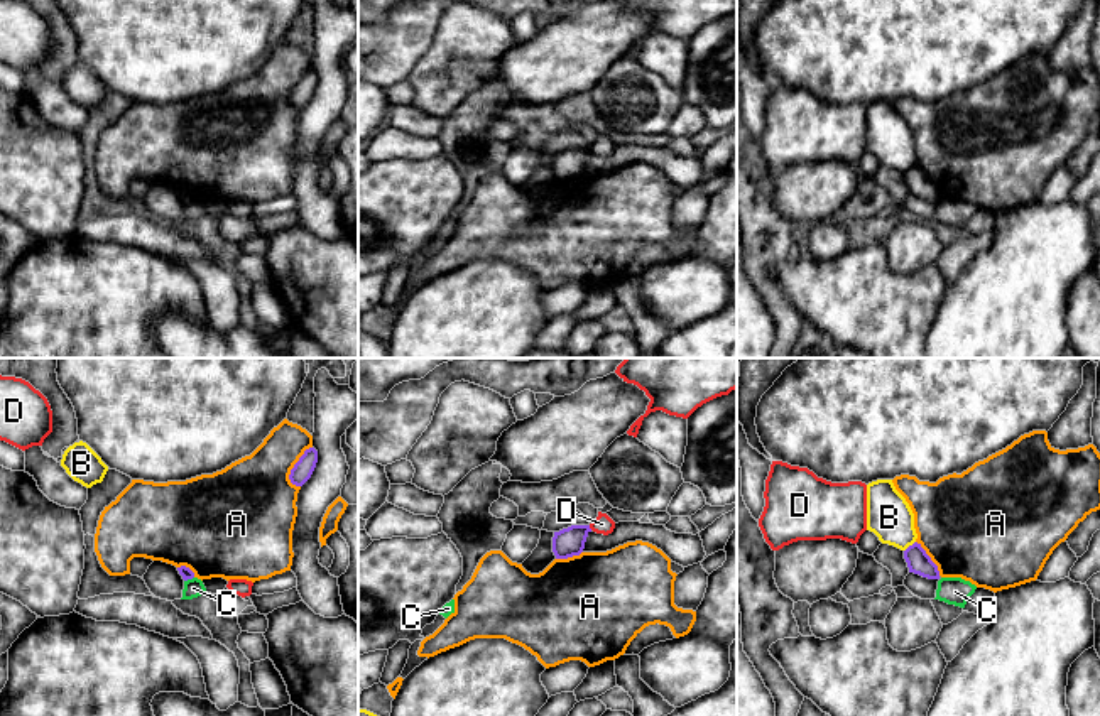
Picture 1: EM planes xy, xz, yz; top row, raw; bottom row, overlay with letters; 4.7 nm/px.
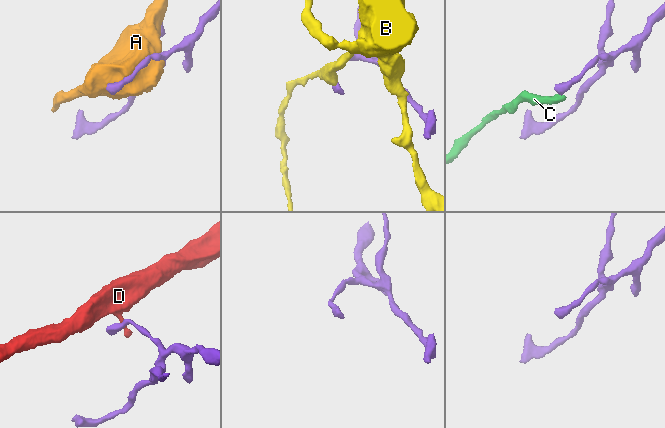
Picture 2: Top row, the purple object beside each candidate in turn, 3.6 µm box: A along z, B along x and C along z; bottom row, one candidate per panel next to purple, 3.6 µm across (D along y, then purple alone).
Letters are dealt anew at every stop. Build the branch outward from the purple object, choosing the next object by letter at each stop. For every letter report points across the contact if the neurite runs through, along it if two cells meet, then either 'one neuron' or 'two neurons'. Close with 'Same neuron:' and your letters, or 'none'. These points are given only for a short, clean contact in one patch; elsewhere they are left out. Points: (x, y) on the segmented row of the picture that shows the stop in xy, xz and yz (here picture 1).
A: two neurons
B: border yz (914, 541), (904, 551); two neurons
C: border xy (193, 576), (185, 581); two neurons
D: border xz (588, 526), (592, 529); two neurons
Same neuron: none

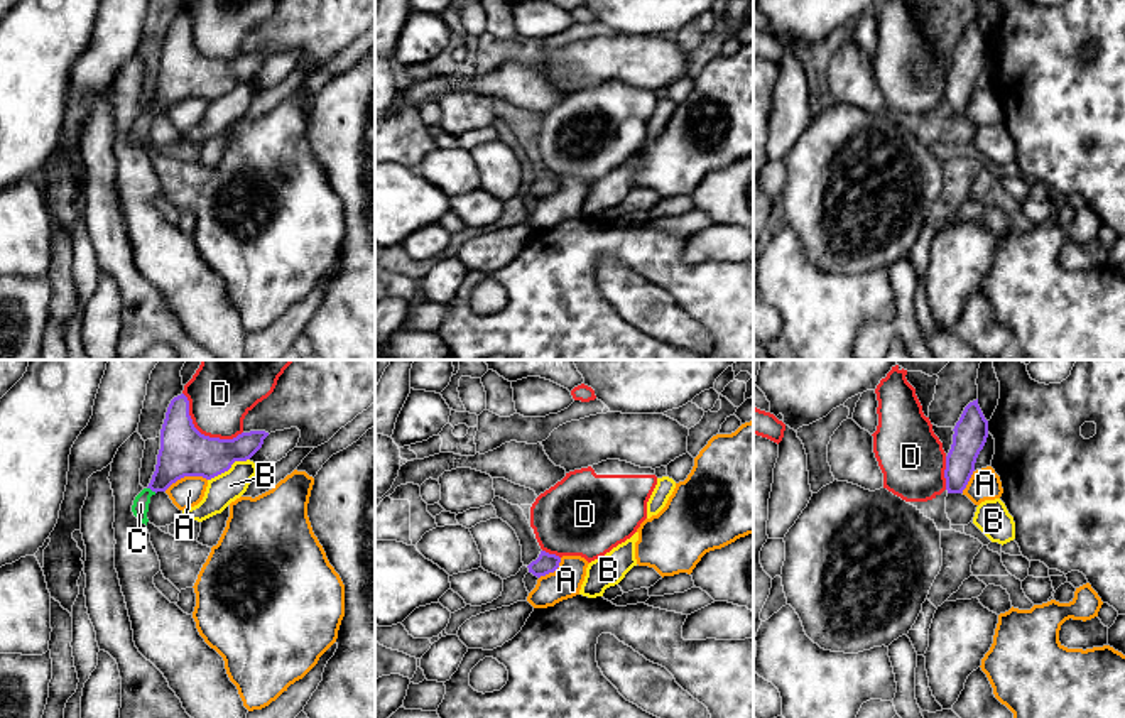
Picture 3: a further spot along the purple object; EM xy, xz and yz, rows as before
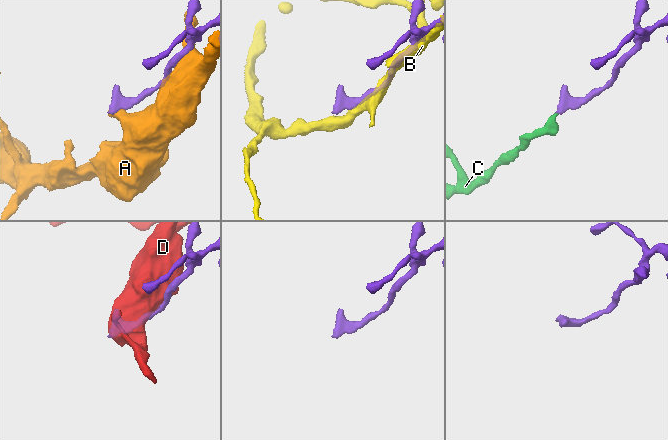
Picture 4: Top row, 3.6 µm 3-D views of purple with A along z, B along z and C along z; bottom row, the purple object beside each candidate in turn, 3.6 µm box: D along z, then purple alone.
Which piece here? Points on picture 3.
A: two neurons
B: two neurons
C: way xy (184, 451), (152, 490), (141, 504); one neuron
D: two neurons
Same neuron: C

